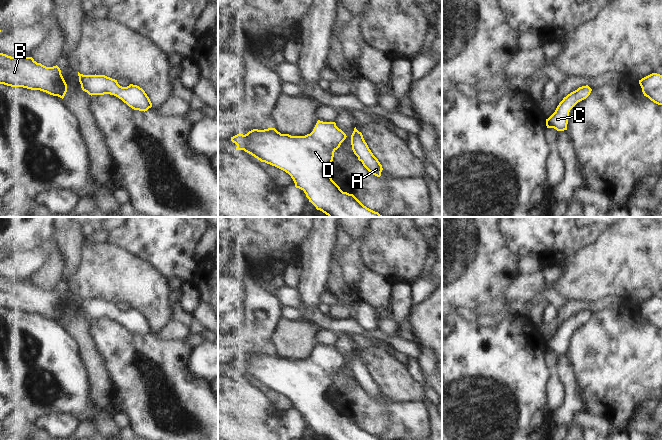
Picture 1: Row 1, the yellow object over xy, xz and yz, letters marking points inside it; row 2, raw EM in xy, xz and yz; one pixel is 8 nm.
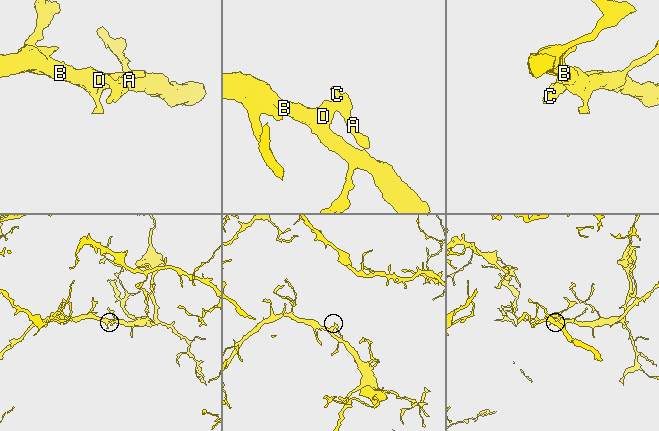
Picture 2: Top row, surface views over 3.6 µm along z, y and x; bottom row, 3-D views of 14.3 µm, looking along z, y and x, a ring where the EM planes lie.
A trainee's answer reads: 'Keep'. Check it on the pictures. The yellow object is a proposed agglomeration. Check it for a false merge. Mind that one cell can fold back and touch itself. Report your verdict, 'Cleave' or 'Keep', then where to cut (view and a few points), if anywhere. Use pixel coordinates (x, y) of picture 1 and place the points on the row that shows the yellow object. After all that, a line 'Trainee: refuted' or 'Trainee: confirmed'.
Keep. No split
Trainee: confirmed

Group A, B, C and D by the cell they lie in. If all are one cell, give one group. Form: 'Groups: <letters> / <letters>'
Groups: A B C D

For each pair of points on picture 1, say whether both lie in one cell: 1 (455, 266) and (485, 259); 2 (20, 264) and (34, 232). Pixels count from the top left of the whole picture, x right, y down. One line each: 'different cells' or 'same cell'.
1: same cell
2: different cells

